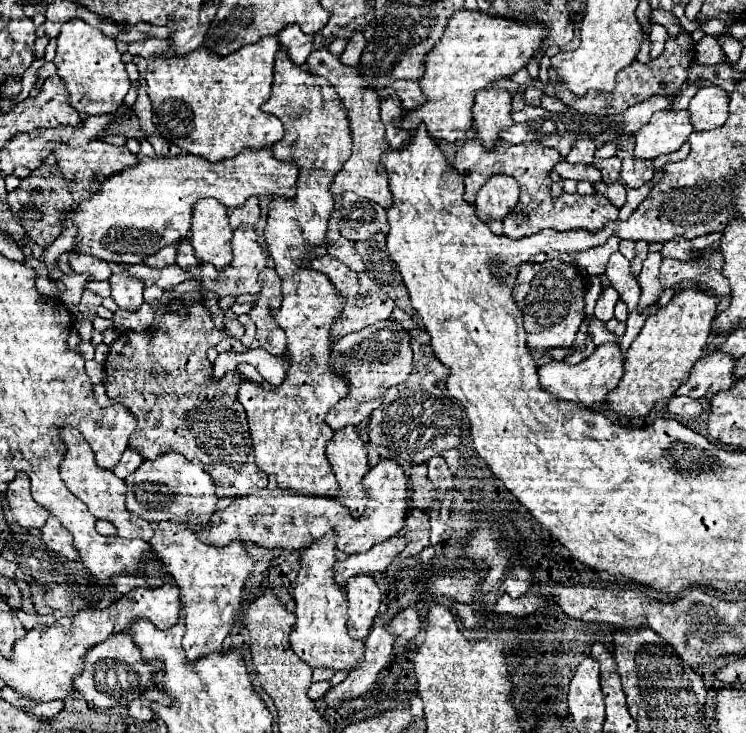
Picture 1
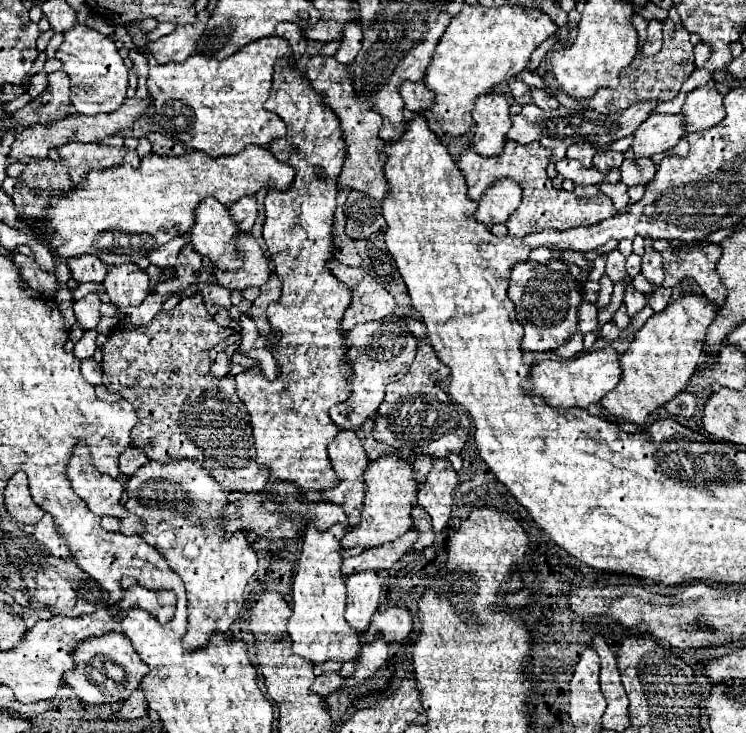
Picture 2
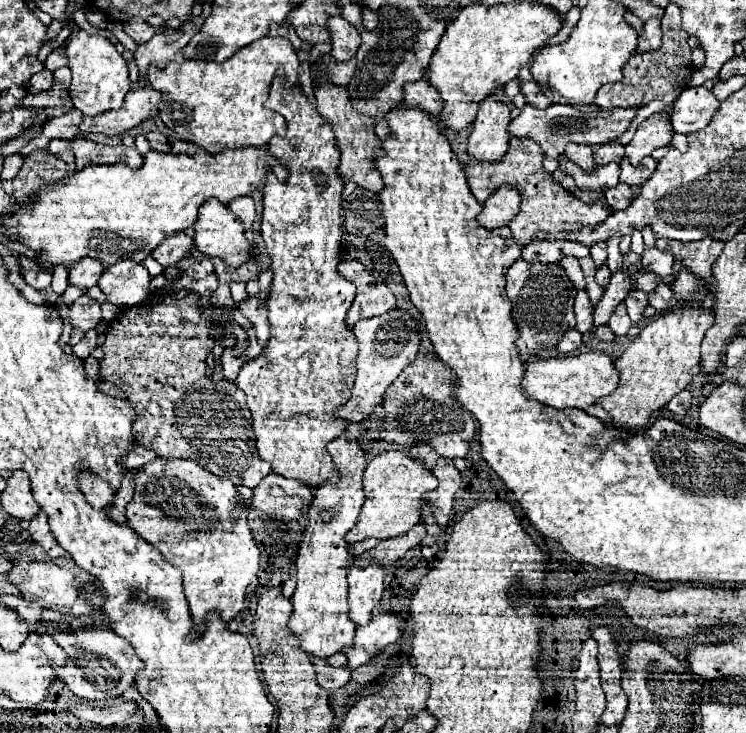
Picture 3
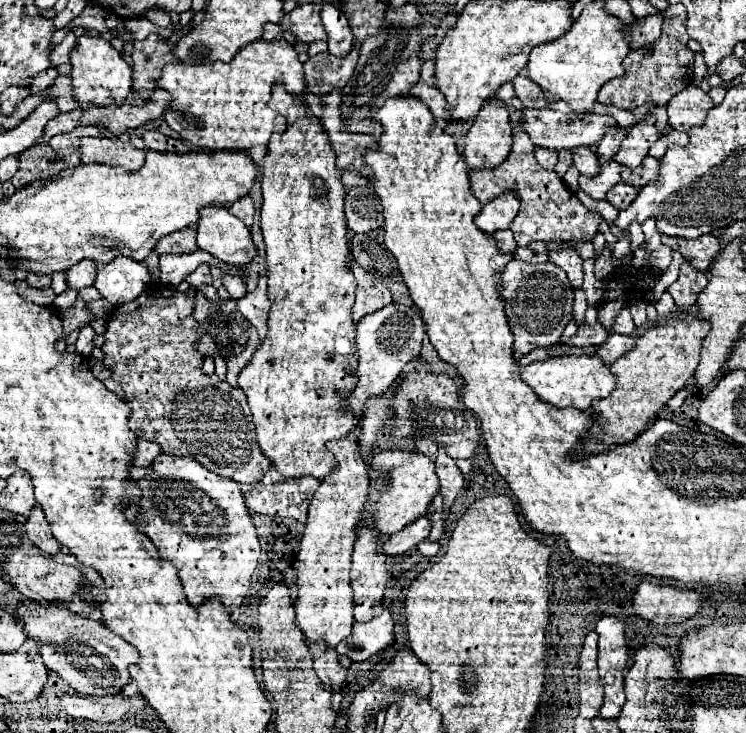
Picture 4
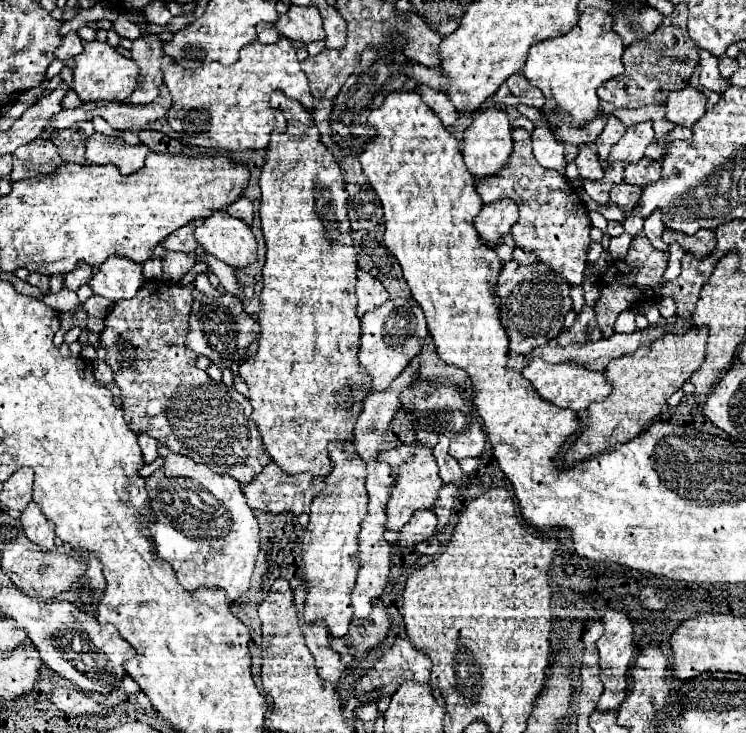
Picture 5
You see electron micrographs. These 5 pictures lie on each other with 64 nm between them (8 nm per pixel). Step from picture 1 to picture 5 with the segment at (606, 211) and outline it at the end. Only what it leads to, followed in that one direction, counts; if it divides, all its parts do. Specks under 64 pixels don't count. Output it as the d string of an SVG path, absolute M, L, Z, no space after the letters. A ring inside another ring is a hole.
M516 128L514 136L514 150L506 162L506 166L494 174L486 176L484 180L476 180L476 192L480 194L484 204L490 204L498 198L512 198L520 206L520 218L512 226L512 236L518 248L524 252L534 252L540 256L540 262L548 264L560 276L568 280L568 284L578 286L584 280L586 270L586 252L590 246L590 216L580 202L580 196L574 192L572 184L556 172L542 168L534 154L532 154L532 140L530 132Z

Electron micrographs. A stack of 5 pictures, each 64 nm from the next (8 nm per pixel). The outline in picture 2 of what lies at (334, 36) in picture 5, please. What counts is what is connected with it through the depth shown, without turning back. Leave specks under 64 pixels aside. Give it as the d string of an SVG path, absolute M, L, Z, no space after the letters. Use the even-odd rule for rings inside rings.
M346 24L344 26L344 38L340 40L340 48L336 52L336 60L342 64L354 62L358 50L362 46L362 30L358 24Z

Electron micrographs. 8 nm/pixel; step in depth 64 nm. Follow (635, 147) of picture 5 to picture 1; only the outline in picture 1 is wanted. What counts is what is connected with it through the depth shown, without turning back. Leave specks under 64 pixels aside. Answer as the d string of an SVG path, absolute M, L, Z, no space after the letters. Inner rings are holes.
M688 110L656 112L652 120L634 134L636 158L654 160L660 154L676 152L692 132Z

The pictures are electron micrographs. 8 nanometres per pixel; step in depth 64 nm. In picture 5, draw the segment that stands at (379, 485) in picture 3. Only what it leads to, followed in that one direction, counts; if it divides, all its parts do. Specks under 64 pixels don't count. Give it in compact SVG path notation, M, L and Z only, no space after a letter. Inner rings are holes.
M412 444L412 446L400 446L392 448L386 452L378 454L378 460L384 460L392 468L394 476L394 486L390 492L390 500L386 502L386 530L400 530L416 510L426 510L432 508L434 502L438 500L438 490L442 488L442 480L438 476L438 466L432 456L432 450L422 446L422 444Z

